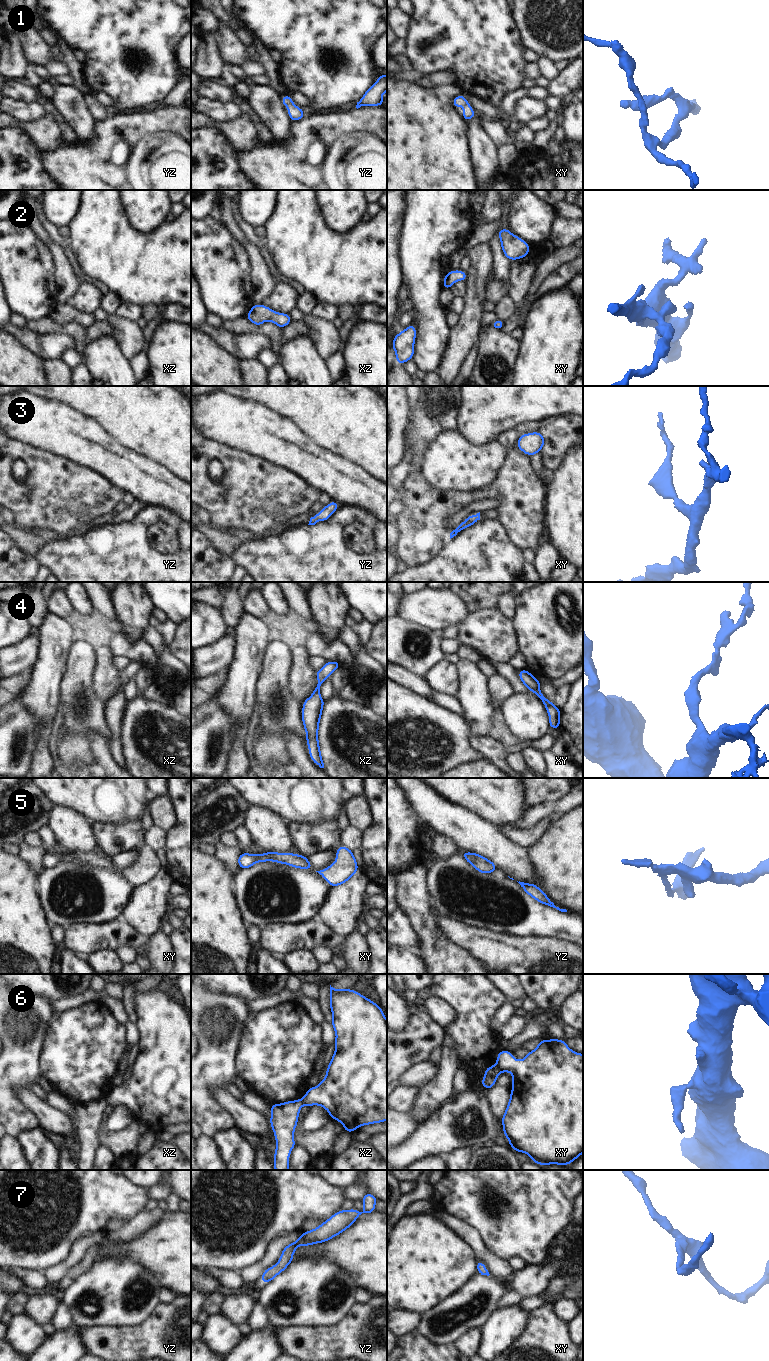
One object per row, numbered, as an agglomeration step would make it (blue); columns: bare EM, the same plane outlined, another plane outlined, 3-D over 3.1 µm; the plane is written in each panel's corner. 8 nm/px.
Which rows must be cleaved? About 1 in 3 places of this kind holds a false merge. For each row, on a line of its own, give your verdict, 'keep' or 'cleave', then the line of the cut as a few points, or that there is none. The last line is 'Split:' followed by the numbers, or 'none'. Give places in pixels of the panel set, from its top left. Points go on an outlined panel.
1: keep; cut none
2: keep; cut none
3: keep; cut none
4: keep; cut none
5: keep; cut none
6: cleave; cut xy (496, 1064), (501, 1071)
7: keep; cut none
Split: 6

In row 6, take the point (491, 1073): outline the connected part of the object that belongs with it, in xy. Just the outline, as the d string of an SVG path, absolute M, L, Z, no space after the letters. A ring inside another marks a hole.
M497 1065L487 1067L485 1069L485 1076L481 1081L481 1085L485 1087L487 1090L492 1088L495 1085L496 1079L500 1073L501 1071Z

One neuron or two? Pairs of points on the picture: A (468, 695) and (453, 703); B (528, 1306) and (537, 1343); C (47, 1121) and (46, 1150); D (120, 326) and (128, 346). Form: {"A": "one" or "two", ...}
{"A": "two", "B": "two", "C": "two", "D": "one"}

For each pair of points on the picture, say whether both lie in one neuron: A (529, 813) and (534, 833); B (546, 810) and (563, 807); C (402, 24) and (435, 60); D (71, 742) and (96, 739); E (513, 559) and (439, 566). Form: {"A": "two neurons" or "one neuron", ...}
{"A": "two neurons", "B": "one neuron", "C": "two neurons", "D": "two neurons", "E": "one neuron"}

